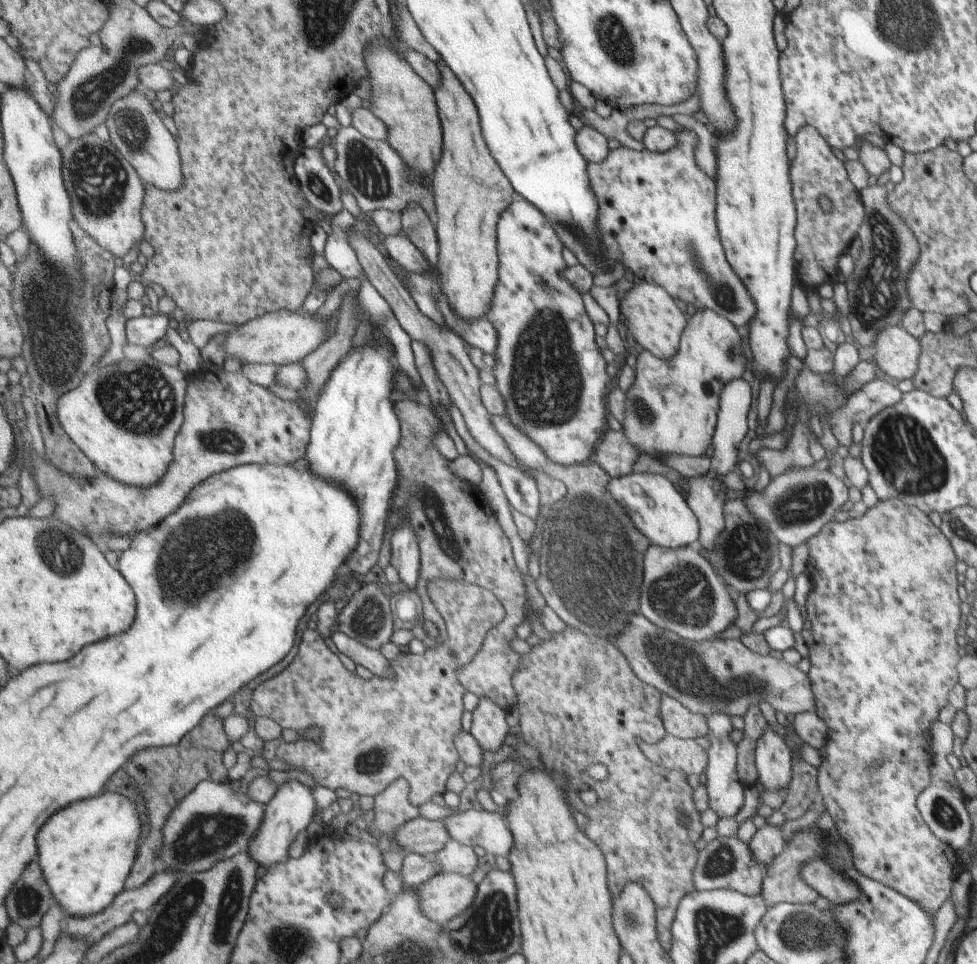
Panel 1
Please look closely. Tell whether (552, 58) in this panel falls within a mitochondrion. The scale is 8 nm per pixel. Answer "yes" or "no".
no

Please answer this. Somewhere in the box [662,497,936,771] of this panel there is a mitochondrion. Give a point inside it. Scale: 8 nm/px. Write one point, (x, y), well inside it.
(744, 552)

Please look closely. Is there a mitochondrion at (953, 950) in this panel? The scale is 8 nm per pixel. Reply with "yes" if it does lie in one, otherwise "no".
no

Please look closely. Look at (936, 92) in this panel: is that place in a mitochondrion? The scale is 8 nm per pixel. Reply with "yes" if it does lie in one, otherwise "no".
no

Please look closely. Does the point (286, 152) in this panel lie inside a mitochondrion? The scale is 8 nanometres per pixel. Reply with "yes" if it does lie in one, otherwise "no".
no

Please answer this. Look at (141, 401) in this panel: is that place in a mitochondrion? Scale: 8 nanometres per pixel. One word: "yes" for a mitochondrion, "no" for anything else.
yes

